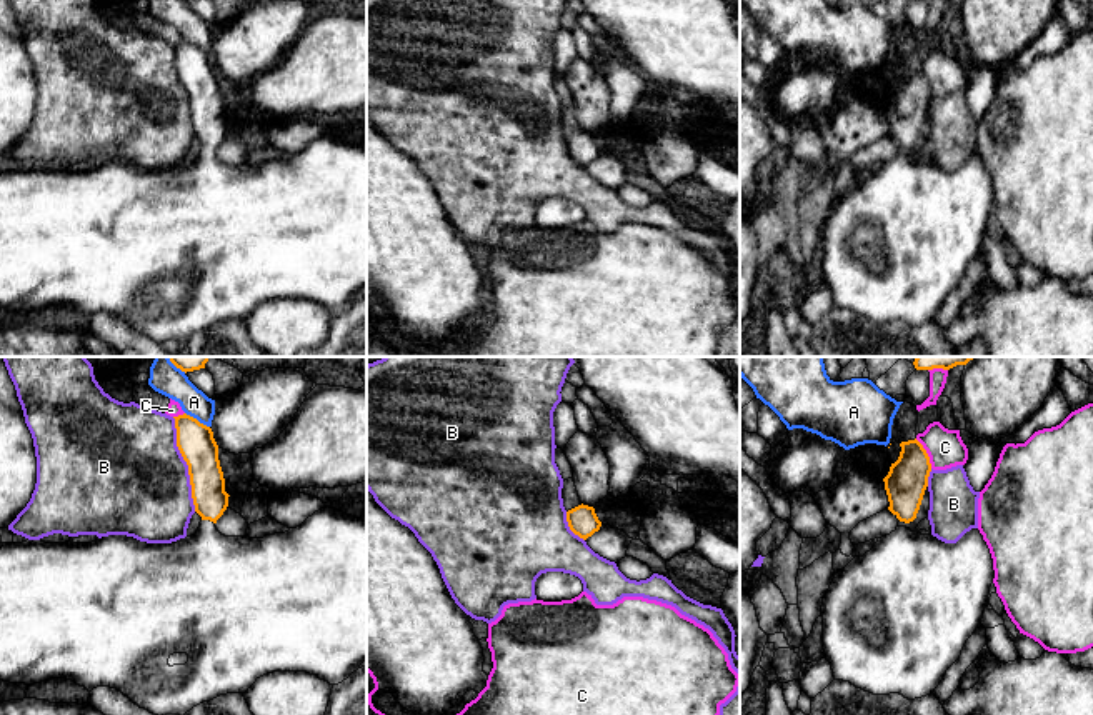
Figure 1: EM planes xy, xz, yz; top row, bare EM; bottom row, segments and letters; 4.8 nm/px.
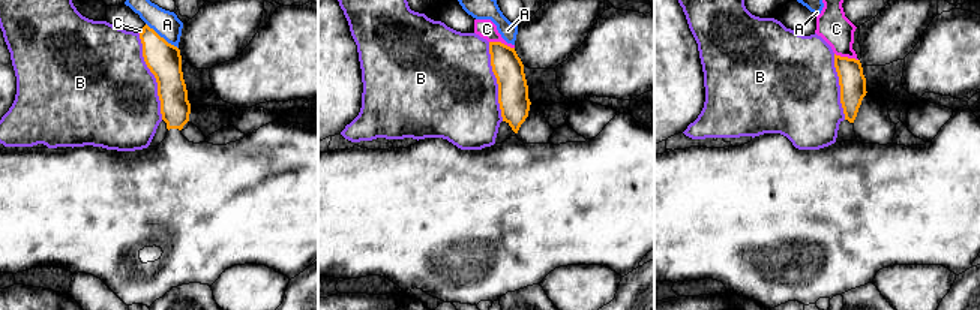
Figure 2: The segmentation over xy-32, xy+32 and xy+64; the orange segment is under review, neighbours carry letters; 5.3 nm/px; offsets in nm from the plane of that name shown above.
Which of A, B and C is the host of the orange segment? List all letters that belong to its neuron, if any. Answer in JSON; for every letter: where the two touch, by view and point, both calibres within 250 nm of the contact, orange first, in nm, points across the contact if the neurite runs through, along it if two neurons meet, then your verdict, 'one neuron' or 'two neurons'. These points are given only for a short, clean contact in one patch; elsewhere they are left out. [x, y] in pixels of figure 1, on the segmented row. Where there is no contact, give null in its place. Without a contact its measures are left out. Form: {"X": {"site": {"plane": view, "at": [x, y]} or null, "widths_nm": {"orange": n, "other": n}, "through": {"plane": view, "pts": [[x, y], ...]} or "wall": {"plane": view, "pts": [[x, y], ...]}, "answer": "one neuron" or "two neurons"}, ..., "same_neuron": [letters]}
{"A": {"site": {"plane": "xy", "at": [195, 419]}, "widths_nm": {"orange": 180, "other": 150}, "answer": "two neurons"}, "B": {"site": {"plane": "xy", "at": [187, 464]}, "widths_nm": {"orange": 180, "other": 480}, "answer": "two neurons"}, "C": {"site": {"plane": "yz", "at": [927, 454]}, "widths_nm": {"orange": 200, "other": 180}, "answer": "two neurons"}, "same_neuron": []}

